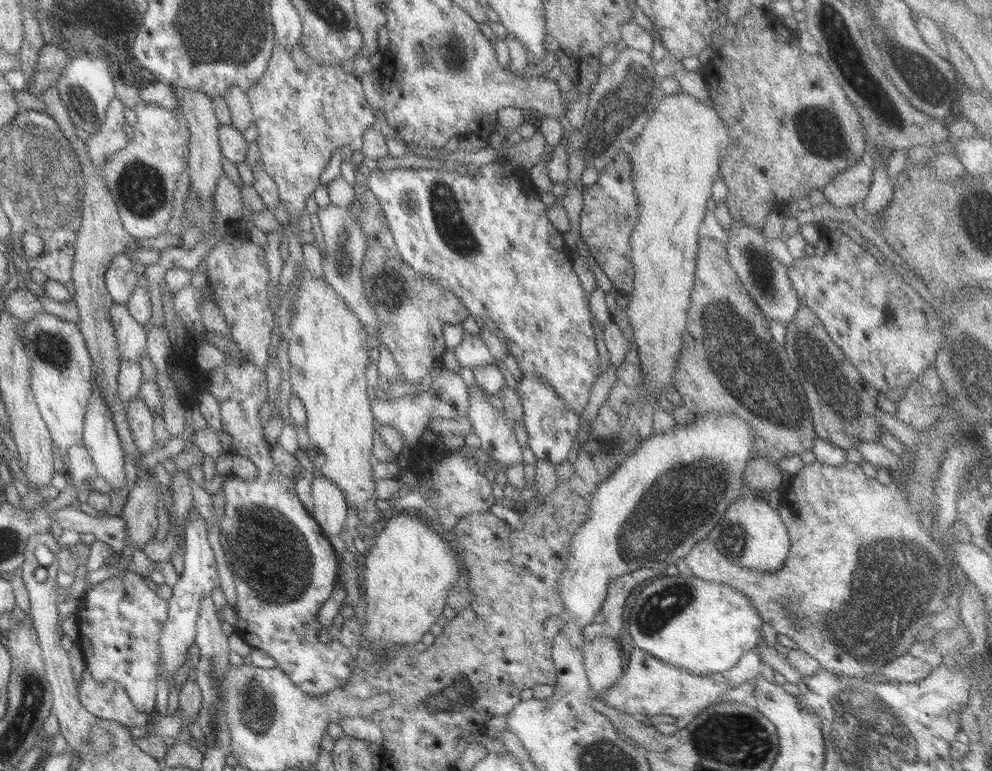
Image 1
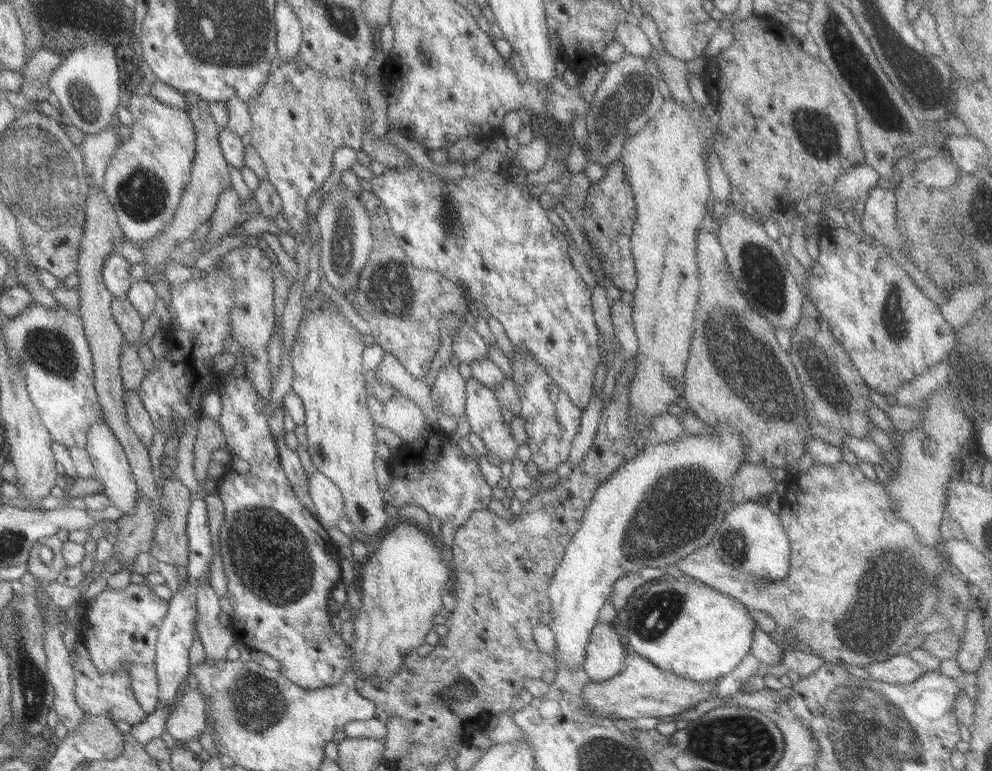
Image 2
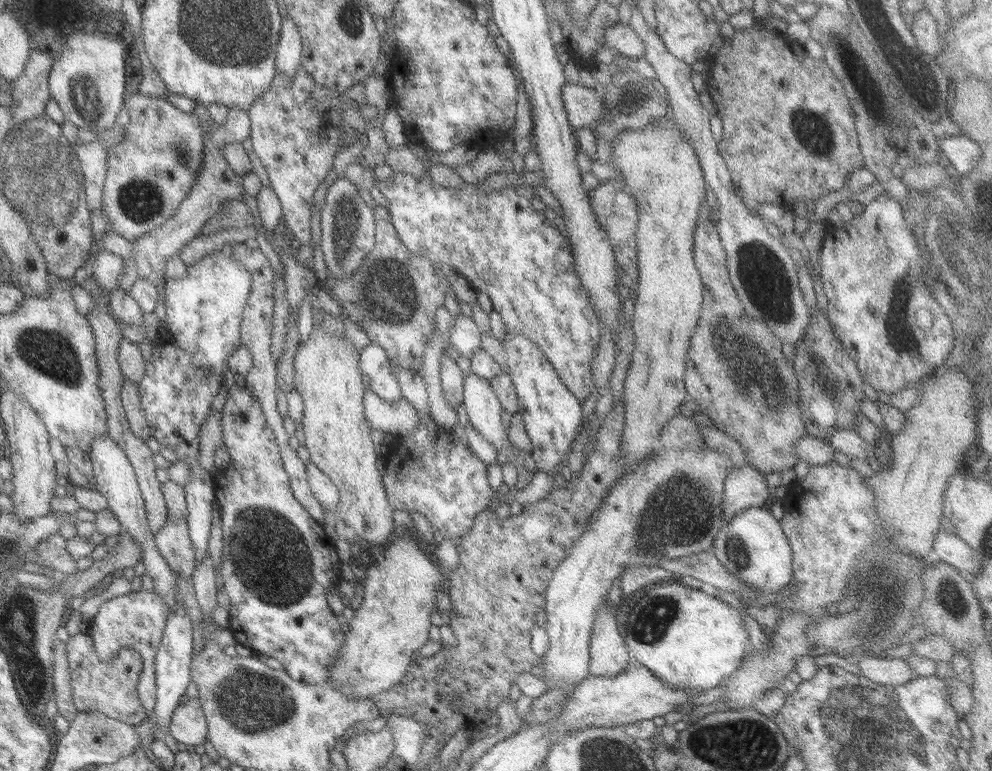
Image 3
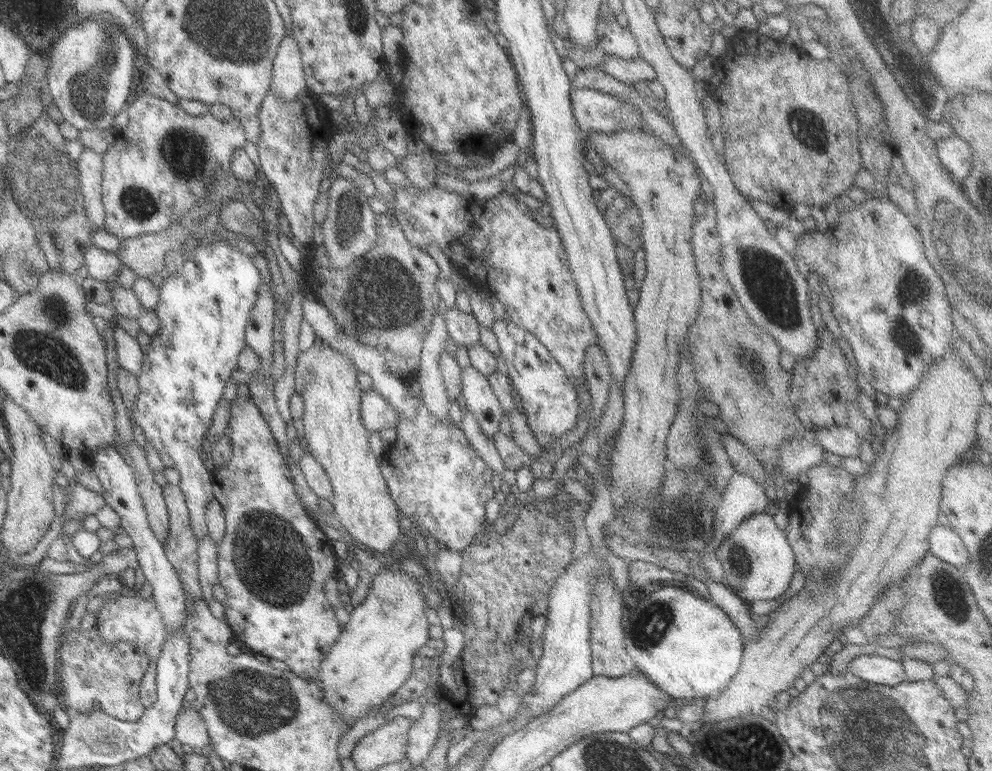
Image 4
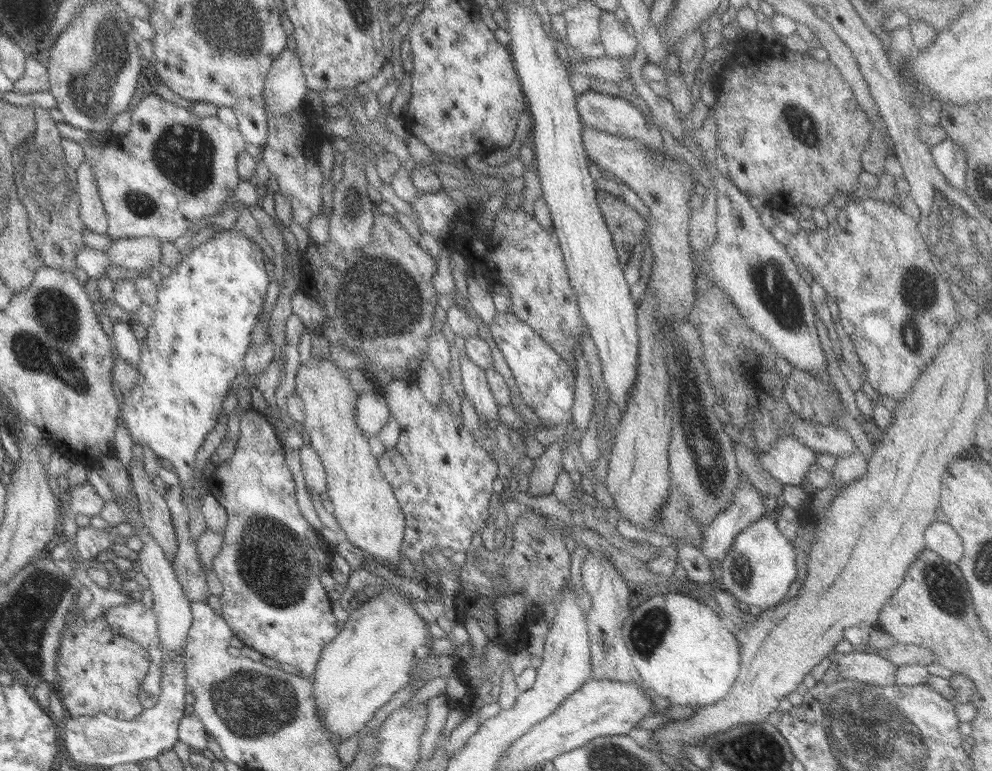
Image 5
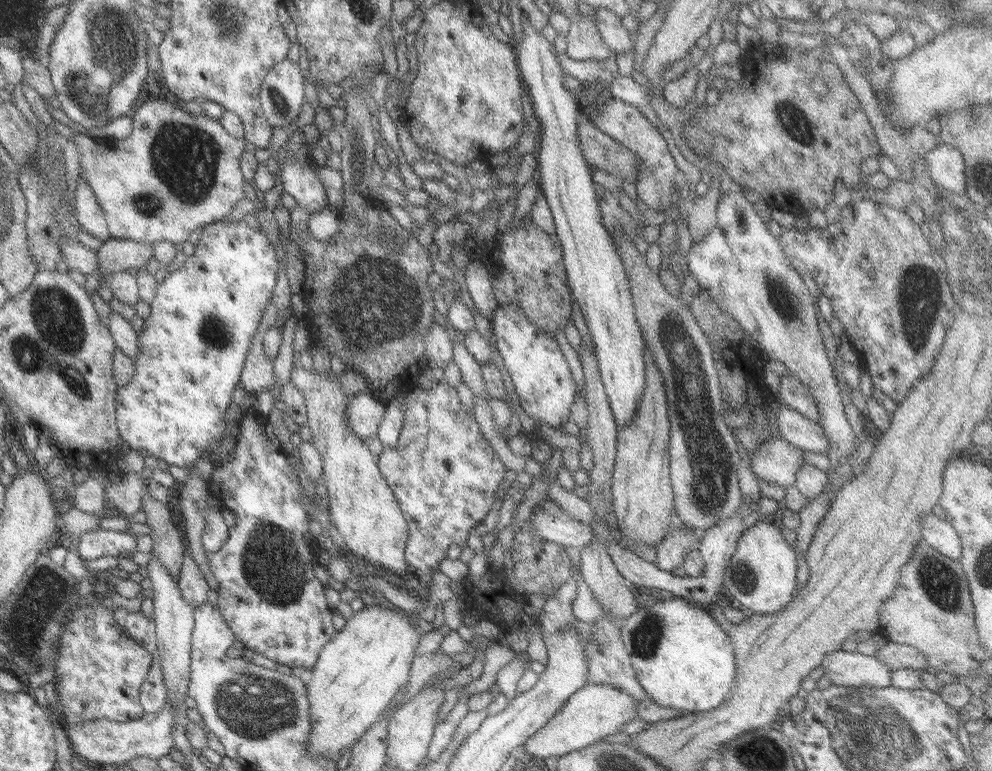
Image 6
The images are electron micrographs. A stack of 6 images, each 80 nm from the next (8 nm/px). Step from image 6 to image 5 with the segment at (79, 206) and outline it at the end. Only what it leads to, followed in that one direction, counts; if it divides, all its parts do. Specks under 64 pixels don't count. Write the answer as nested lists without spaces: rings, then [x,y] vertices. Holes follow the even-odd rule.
[[[85,160],[75,174],[75,188],[77,195],[79,219],[84,228],[97,234],[106,234],[106,217],[93,180],[92,166]]]

